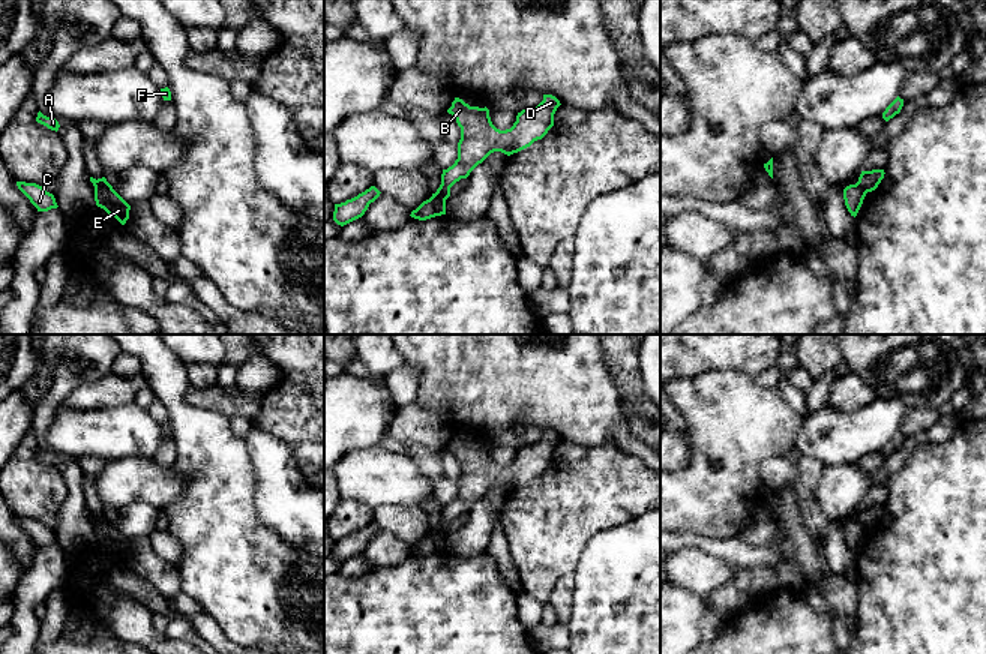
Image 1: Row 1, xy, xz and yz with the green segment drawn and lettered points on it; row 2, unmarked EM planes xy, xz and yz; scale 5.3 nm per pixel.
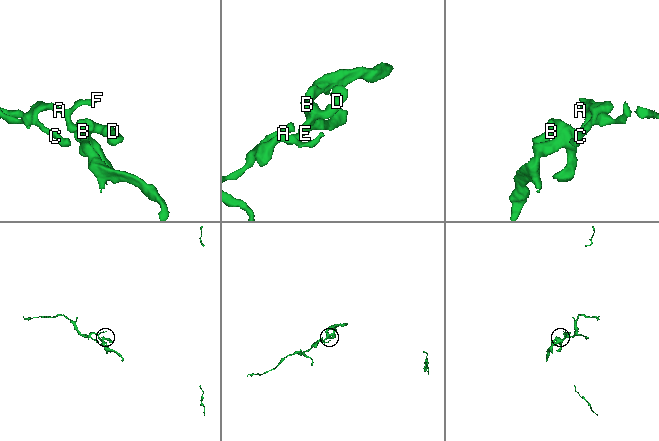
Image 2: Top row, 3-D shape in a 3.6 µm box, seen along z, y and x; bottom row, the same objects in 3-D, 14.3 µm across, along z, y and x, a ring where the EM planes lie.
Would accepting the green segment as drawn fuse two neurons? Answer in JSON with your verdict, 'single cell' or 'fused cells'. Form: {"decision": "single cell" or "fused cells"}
{"decision": "fused cells"}

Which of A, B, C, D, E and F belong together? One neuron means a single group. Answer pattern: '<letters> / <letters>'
A C F / B D E

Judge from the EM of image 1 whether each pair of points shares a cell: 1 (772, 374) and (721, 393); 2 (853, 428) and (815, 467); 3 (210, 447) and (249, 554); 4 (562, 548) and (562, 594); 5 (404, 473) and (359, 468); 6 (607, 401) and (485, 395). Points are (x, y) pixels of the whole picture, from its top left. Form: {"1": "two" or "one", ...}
{"1": "two", "2": "two", "3": "one", "4": "two", "5": "one", "6": "one"}

